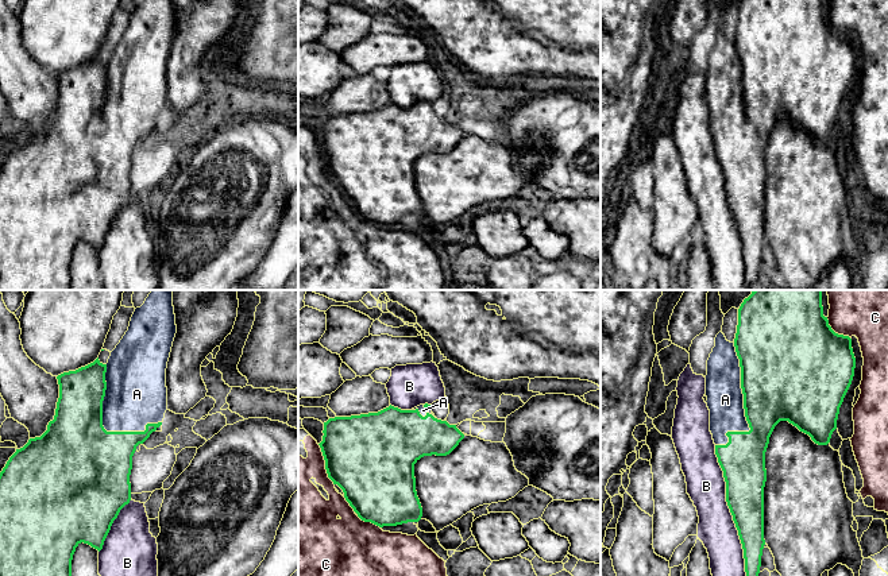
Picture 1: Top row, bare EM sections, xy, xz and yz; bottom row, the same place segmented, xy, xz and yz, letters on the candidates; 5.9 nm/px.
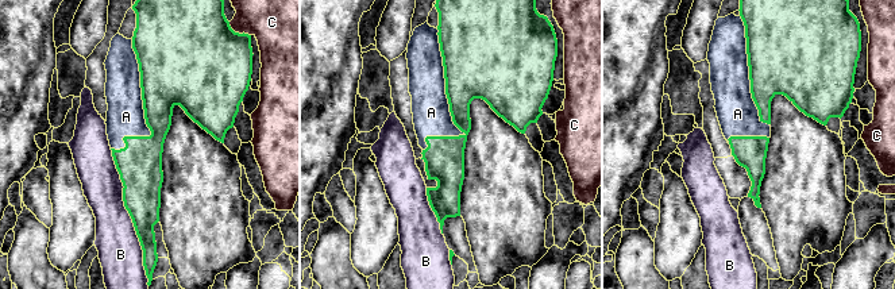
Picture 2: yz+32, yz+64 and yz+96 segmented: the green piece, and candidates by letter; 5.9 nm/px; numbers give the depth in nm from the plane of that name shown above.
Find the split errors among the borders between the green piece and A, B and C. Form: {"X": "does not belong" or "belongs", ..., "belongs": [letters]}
{"A": "belongs", "B": "does not belong", "C": "does not belong", "belongs": ["A"]}

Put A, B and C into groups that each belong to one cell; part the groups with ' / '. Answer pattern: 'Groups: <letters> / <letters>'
Groups: A / B / C

